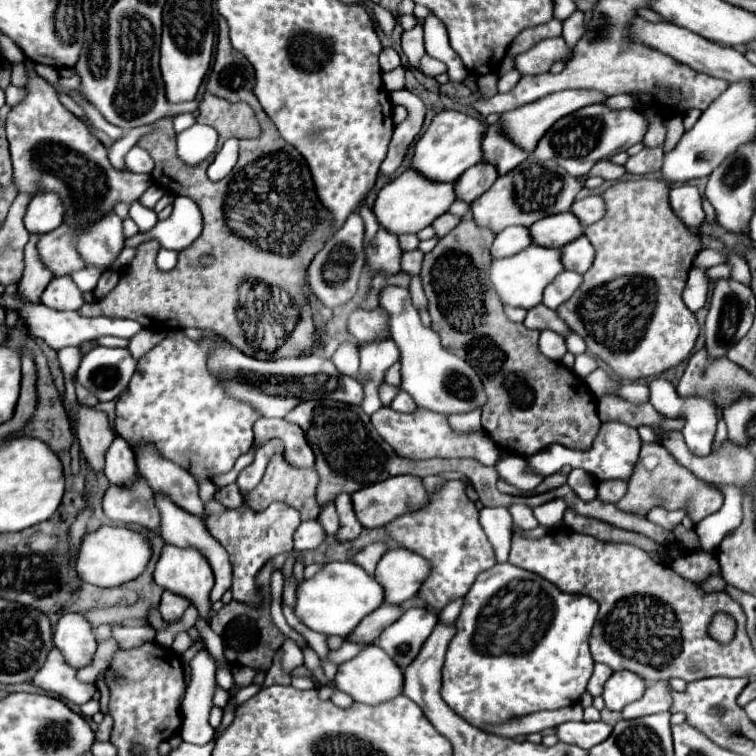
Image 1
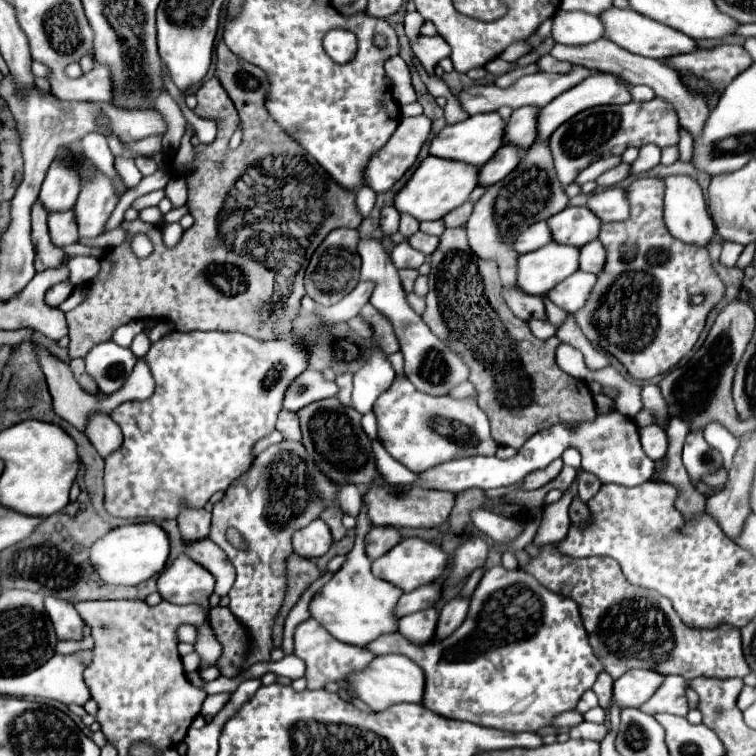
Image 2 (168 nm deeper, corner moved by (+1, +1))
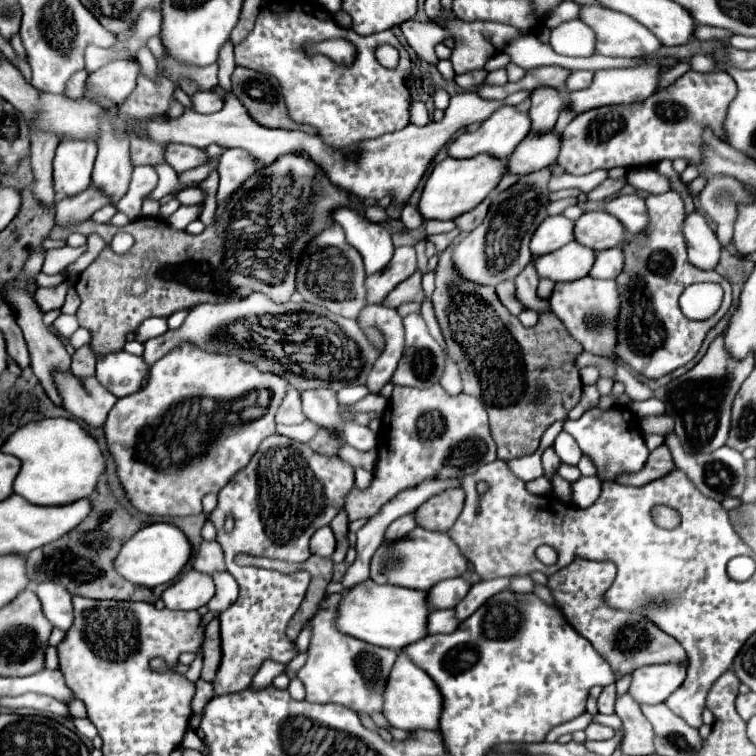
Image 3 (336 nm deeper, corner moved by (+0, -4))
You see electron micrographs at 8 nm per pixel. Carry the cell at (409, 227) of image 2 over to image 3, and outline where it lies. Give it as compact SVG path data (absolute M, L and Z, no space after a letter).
M406 204L404 208L402 208L402 216L400 216L400 220L404 222L404 226L406 228L410 228L410 230L416 230L416 228L420 228L422 226L422 216L420 216L420 212L414 208L414 206L410 206L410 204Z

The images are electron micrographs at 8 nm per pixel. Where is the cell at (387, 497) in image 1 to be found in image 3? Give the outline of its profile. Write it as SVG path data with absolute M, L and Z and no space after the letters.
M452 488L426 500L422 508L416 508L414 516L418 520L418 526L430 528L434 532L446 532L460 516L462 504L464 504L462 488Z

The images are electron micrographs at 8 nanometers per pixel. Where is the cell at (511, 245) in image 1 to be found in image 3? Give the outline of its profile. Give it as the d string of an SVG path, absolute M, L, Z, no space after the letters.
M548 216L534 232L534 236L530 240L530 252L534 256L542 256L542 254L562 248L564 244L574 240L572 226L574 226L574 222L564 216Z

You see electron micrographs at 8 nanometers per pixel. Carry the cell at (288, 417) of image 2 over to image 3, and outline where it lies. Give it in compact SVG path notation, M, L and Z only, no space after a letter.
M290 388L284 402L278 408L276 414L276 424L302 424L306 420L306 416L302 416L302 400L300 400L300 392Z

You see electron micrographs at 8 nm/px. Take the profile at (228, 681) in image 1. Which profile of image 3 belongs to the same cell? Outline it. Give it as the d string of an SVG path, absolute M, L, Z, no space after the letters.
M200 678L196 682L196 696L192 700L192 710L200 712L212 698L214 698L214 686L210 682L206 682L206 680Z

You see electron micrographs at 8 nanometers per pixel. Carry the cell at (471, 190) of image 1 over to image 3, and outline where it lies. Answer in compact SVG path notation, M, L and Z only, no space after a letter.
M554 132L528 134L508 156L508 172L530 174L534 170L542 170L556 162L558 150L560 150L560 136L556 136Z

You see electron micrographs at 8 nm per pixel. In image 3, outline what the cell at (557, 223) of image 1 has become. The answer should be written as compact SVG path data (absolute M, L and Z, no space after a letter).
M584 212L574 224L574 240L596 252L614 248L624 242L624 226L608 212Z

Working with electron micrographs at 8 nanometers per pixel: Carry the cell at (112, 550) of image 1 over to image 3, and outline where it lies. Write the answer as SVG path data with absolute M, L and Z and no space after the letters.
M154 522L140 528L130 540L126 540L126 544L122 544L118 556L114 558L114 568L124 580L130 580L132 584L144 588L154 588L160 584L170 584L188 562L188 558L190 544L186 536L168 522Z

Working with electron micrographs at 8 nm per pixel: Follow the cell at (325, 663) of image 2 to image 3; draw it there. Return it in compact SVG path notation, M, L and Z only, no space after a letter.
M332 594L328 598L332 598L332 614L324 610L310 620L312 638L308 646L308 660L298 672L298 678L306 686L306 700L318 704L334 702L334 704L348 706L354 712L366 712L366 714L380 712L382 690L390 674L390 668L396 662L398 652L366 644L352 636L342 636L342 632L334 628L334 616L336 616L334 612L340 602L340 594Z

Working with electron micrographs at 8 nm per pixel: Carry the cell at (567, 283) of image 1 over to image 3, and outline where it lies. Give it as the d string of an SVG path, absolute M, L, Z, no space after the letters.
M584 276L574 282L560 282L554 286L554 292L550 296L552 312L562 320L562 324L568 328L572 338L576 338L584 350L592 352L594 356L610 356L612 344L616 344L616 336L612 334L612 328L616 326L616 314L618 314L618 290L614 280L596 280L592 276Z

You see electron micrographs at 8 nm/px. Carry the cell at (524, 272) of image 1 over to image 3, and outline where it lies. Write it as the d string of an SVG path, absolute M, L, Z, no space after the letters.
M570 242L556 252L538 256L534 266L540 278L548 278L552 282L572 282L586 276L594 264L596 252L578 244Z

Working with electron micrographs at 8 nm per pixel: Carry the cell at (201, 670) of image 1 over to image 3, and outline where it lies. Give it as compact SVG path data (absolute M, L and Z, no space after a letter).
M192 568L162 592L162 600L170 610L198 610L210 602L214 592L212 578Z

